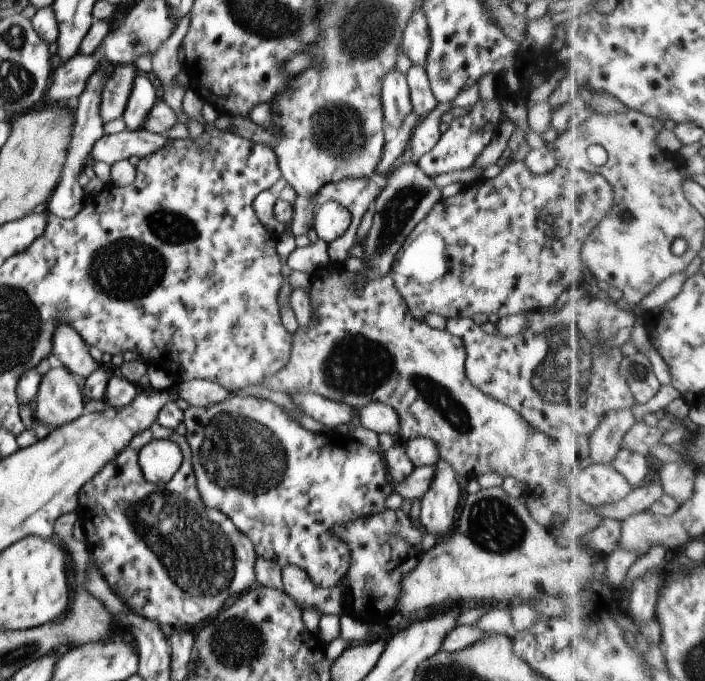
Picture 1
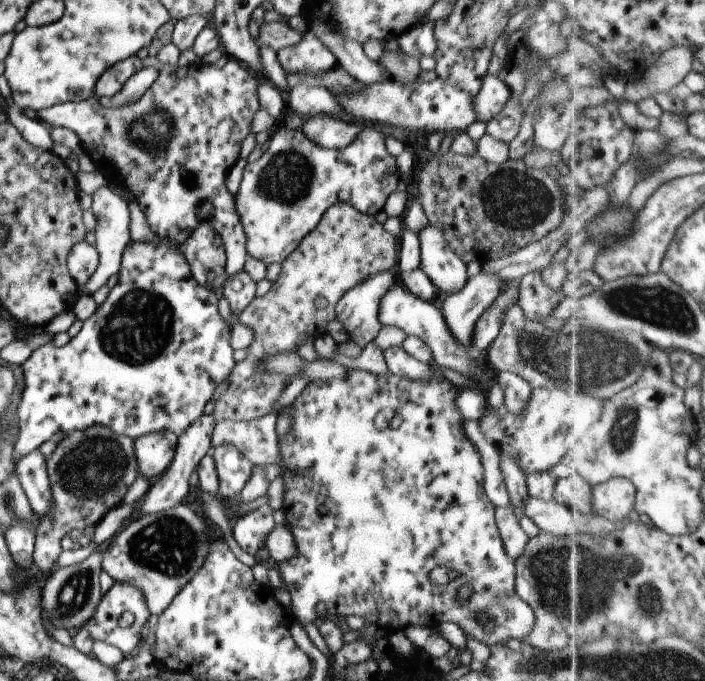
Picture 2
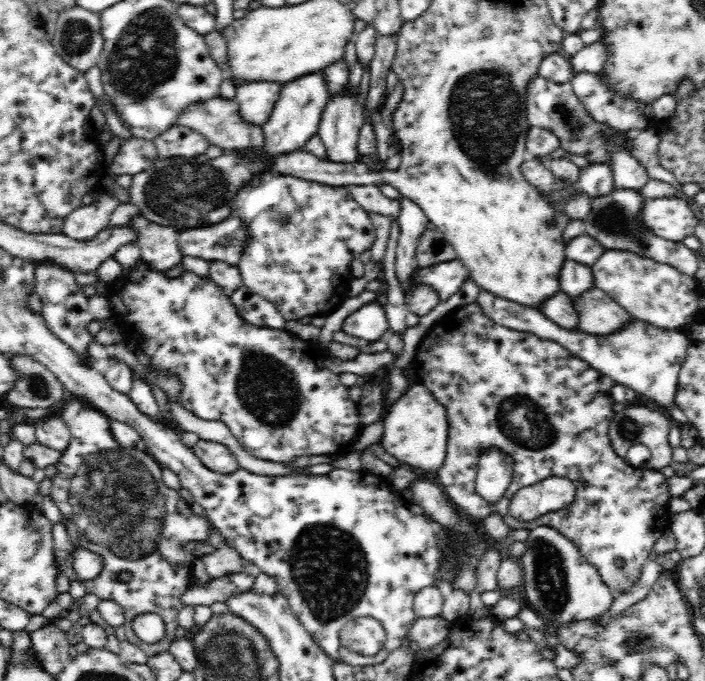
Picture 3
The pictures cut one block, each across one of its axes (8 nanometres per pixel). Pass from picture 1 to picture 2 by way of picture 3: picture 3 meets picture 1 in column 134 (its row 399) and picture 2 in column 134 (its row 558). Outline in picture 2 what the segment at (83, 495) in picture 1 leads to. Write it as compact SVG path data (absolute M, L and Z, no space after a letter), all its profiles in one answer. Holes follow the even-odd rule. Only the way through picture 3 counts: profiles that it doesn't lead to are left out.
M113 582L111 588L101 598L96 613L88 620L88 630L93 640L102 640L102 642L112 644L112 646L120 648L125 655L132 652L140 642L141 637L144 636L150 614L145 596L139 588L126 583ZM123 612L131 612L135 616L134 624L129 628L122 628L118 622Z

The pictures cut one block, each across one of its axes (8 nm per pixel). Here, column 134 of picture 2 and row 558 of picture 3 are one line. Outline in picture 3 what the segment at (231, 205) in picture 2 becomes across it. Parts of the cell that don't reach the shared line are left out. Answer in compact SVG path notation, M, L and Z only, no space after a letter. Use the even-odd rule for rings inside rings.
M67 395L58 416L68 425L72 435L68 448L62 451L60 460L55 464L58 473L51 478L49 494L63 518L52 526L51 532L58 570L70 581L80 581L86 588L86 593L95 594L101 600L107 599L120 605L124 610L123 625L126 639L148 654L149 658L168 651L171 643L177 640L178 613L185 608L181 597L192 586L193 562L196 557L200 557L183 549L183 545L188 542L206 542L210 536L210 526L213 524L206 514L195 514L177 490L164 485L163 467L153 455L146 451L126 449L118 444L110 430L112 420L92 408L85 400ZM77 543L83 549L99 554L103 558L104 568L98 578L81 581L76 574L72 553ZM146 613L158 614L165 623L165 638L155 644L140 641L133 630L134 618Z

